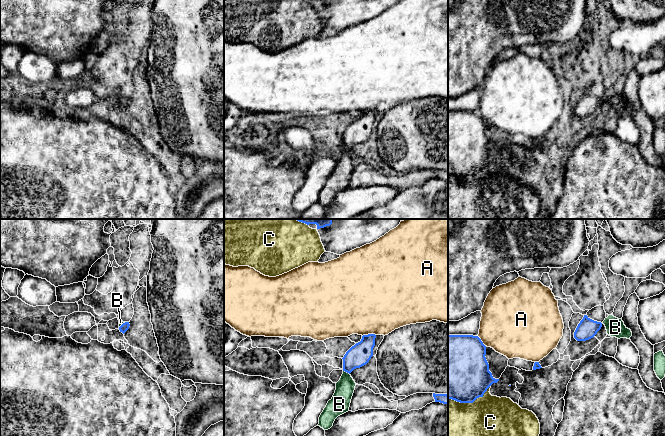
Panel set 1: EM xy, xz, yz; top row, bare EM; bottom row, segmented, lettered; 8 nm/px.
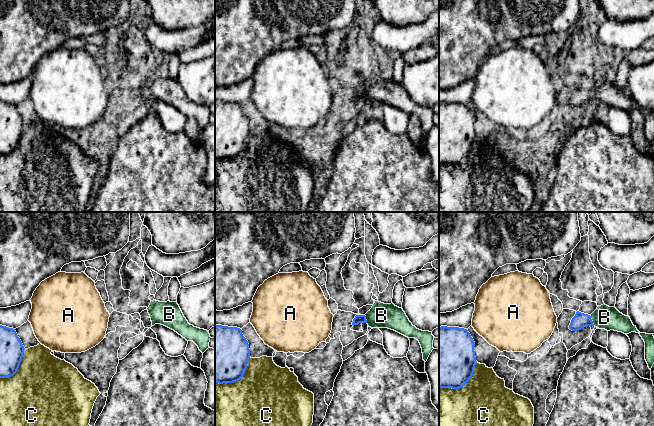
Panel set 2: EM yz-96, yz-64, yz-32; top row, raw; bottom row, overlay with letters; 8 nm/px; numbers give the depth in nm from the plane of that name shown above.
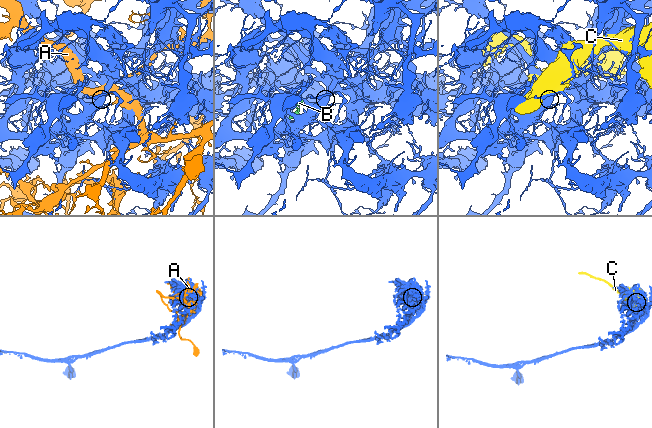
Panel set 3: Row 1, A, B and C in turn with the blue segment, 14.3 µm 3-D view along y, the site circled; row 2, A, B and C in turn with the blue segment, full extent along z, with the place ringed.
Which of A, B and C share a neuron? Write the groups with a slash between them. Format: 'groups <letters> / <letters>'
groups A / B / C

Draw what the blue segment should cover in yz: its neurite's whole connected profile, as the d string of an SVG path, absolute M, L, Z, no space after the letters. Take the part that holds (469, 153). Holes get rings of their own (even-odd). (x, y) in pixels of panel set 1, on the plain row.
M448 111L448 175L460 179L473 179L483 173L487 165L497 159L489 147L486 136L486 122L478 112Z

